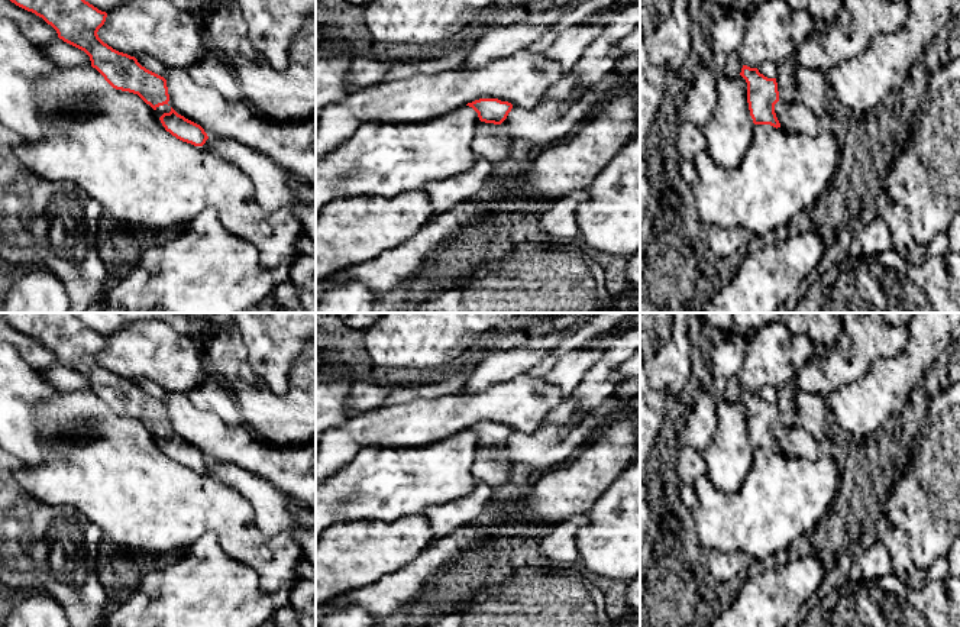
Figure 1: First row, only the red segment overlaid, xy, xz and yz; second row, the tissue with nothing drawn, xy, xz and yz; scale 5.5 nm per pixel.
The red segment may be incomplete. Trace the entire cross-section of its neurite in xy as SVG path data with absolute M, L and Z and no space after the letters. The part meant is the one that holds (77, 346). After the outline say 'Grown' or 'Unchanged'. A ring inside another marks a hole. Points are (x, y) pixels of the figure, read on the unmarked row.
M0 313L0 319L42 342L56 355L59 363L84 375L91 391L113 413L138 418L156 436L162 450L172 460L194 471L206 468L209 460L204 453L168 429L169 418L164 401L98 362L97 356L107 337L85 326L74 313Z. Grown

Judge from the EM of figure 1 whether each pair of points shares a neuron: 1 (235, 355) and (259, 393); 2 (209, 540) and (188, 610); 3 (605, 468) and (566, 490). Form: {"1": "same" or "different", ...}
{"1": "same", "2": "same", "3": "same"}

